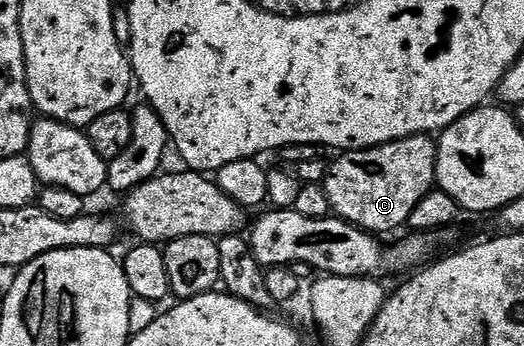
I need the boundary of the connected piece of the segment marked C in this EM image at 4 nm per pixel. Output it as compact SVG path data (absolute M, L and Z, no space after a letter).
M413 134L367 150L347 150L335 158L338 159L329 163L324 183L331 211L345 222L369 230L375 236L386 236L389 230L403 229L408 216L412 216L412 208L416 208L416 204L420 204L420 200L424 200L424 196L436 186L438 144L429 134Z

